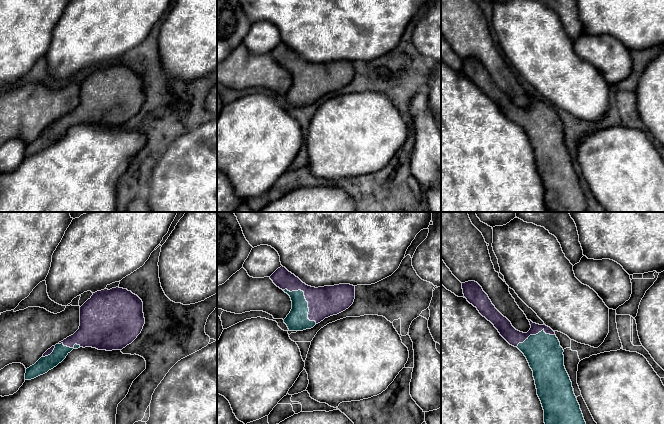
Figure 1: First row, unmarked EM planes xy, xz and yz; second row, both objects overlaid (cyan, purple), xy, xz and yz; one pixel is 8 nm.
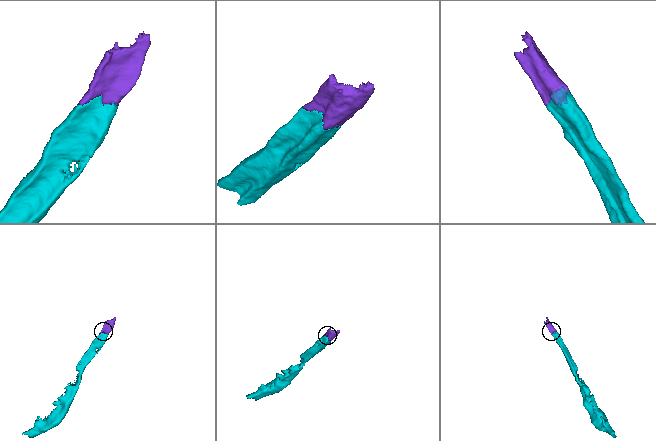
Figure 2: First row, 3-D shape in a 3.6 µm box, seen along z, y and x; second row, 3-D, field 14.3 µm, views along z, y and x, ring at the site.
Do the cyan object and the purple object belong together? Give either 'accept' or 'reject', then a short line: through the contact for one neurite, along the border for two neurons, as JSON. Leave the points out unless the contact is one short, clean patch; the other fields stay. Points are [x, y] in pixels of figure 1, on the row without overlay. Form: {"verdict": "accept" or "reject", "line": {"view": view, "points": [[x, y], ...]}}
{"verdict": "accept"}

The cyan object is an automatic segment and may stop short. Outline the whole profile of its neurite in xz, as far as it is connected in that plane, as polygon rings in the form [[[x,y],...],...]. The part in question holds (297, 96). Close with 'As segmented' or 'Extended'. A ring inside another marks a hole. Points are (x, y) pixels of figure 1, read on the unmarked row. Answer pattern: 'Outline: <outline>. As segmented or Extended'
Outline: [[[283,42],[270,55],[291,74],[292,85],[284,95],[289,107],[311,105],[325,94],[348,85],[355,75],[353,61],[311,63]]]. Extended

